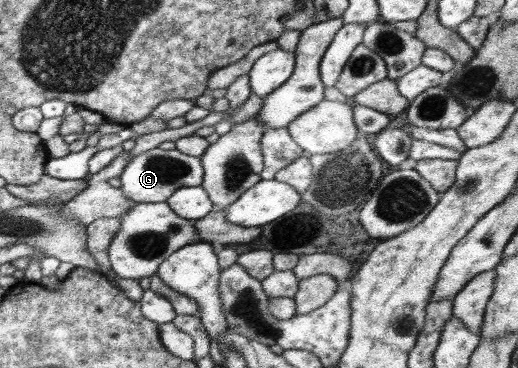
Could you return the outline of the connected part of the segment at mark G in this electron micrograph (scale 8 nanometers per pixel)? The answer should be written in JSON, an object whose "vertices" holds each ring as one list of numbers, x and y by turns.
{"vertices":[[151,149,133,157,125,167,121,179,121,192,125,198,139,203,166,202,177,189,200,187,204,177,201,158,185,155,177,149]]}

